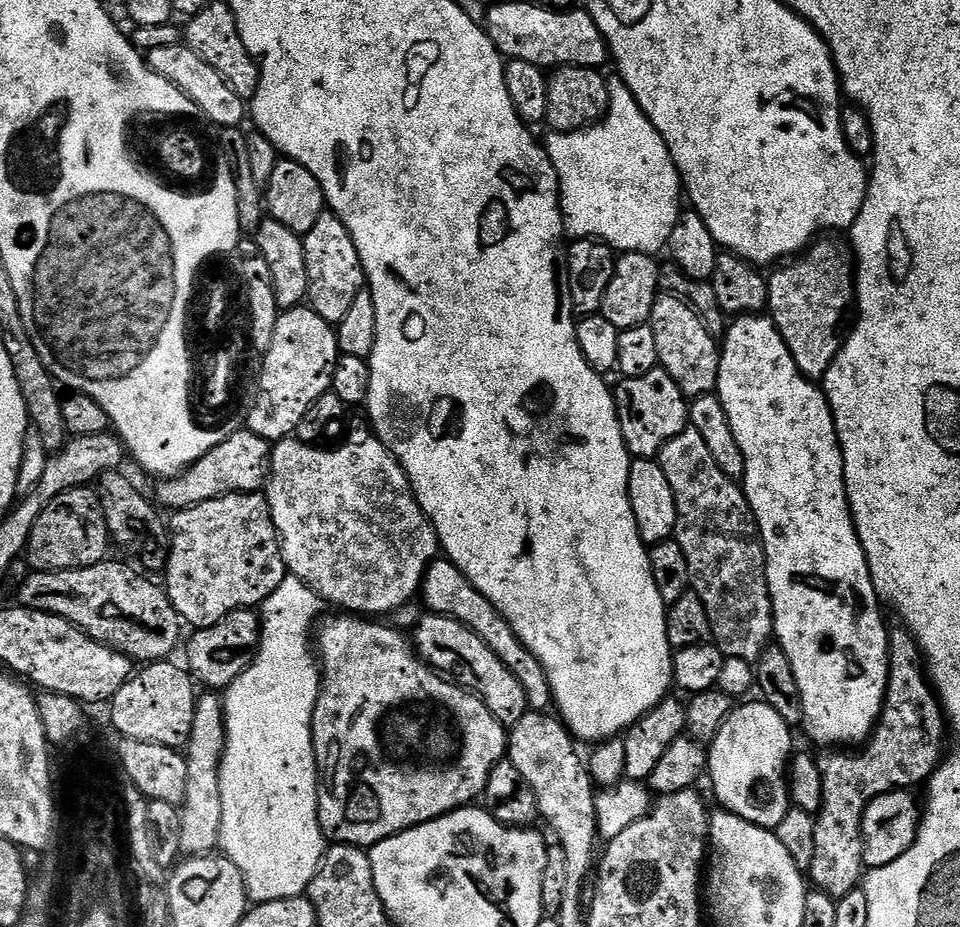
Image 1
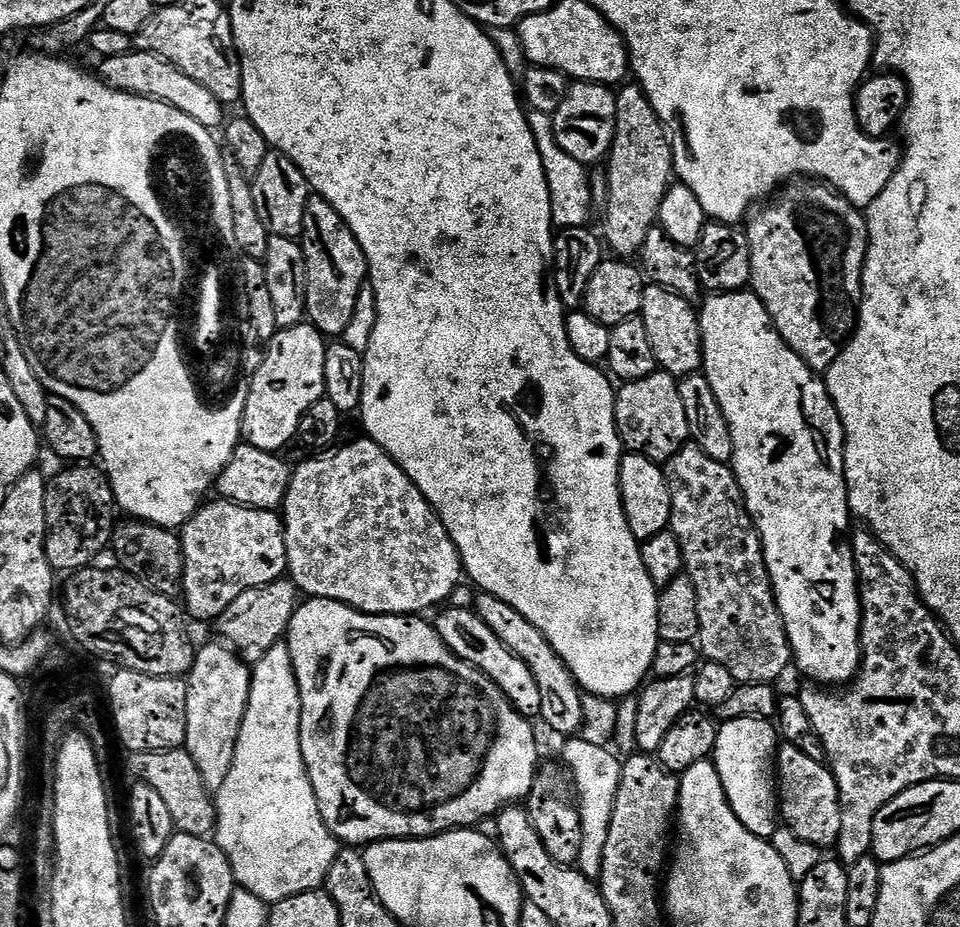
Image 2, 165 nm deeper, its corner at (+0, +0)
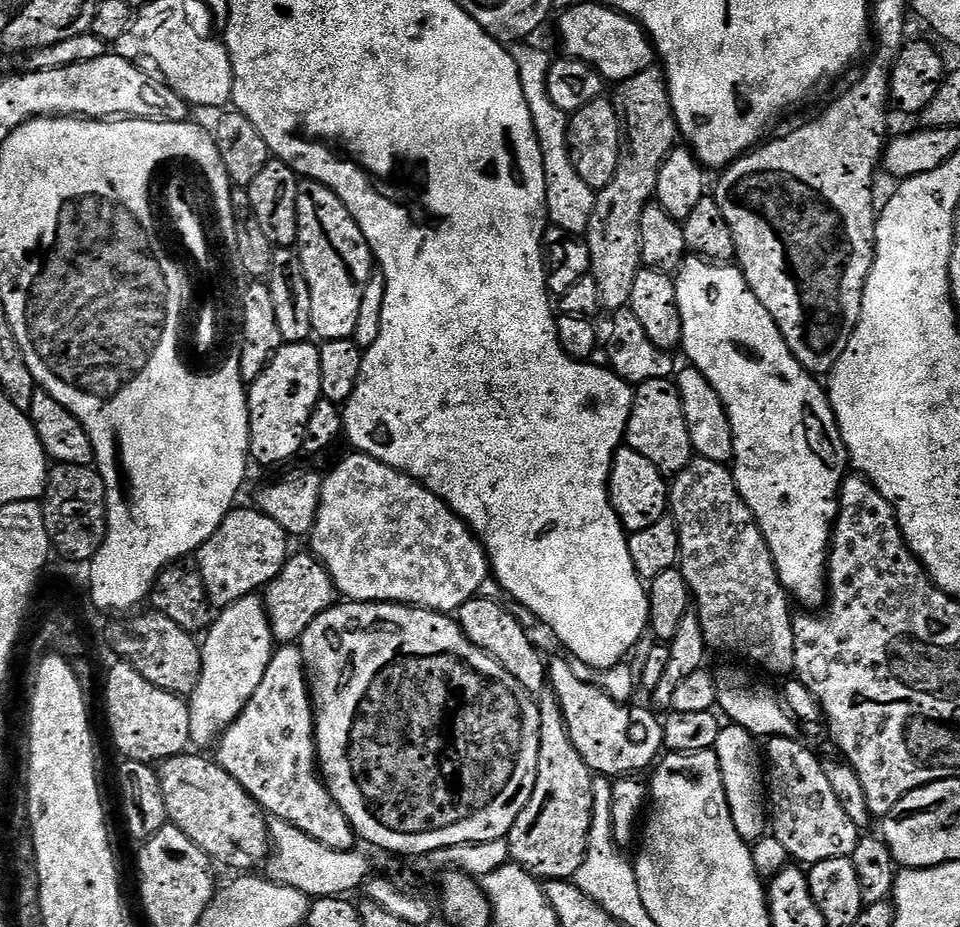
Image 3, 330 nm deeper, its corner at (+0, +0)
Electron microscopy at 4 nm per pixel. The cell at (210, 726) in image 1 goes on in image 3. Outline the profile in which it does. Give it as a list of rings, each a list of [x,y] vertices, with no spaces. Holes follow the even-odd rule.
[[[256,594],[244,596],[238,602],[227,605],[213,619],[213,623],[205,633],[201,643],[201,656],[203,658],[202,674],[199,676],[198,686],[188,697],[190,710],[190,741],[197,744],[197,749],[215,745],[224,735],[225,729],[236,720],[238,714],[246,706],[246,702],[253,697],[258,685],[262,682],[262,674],[266,674],[266,666],[270,666],[274,641],[272,627],[268,621],[268,612],[264,609],[263,599]]]

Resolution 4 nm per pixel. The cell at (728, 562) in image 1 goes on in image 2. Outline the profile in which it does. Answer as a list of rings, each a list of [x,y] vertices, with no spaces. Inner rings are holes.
[[[691,442],[684,445],[678,454],[674,454],[667,464],[663,465],[664,473],[670,486],[670,498],[672,499],[672,522],[670,531],[678,538],[678,546],[682,546],[682,558],[684,559],[684,572],[694,582],[694,590],[698,590],[698,622],[700,623],[700,635],[698,647],[705,661],[726,666],[730,674],[734,674],[737,685],[741,684],[772,684],[787,670],[788,664],[793,663],[792,647],[786,634],[786,626],[782,614],[776,605],[776,596],[772,592],[772,579],[768,573],[768,567],[764,561],[764,547],[760,541],[760,531],[752,520],[752,515],[744,505],[744,495],[736,481],[736,474],[729,465],[722,462],[714,462],[710,454],[706,454],[696,444]]]

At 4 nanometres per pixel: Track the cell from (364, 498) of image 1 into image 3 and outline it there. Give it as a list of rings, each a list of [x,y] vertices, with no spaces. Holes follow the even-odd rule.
[[[351,454],[329,476],[323,477],[324,485],[320,491],[320,505],[316,521],[310,533],[310,551],[317,560],[320,560],[326,566],[330,578],[336,583],[336,591],[345,601],[359,602],[362,604],[410,604],[420,610],[430,612],[442,612],[452,614],[459,610],[462,605],[473,599],[476,592],[484,584],[484,579],[490,576],[490,561],[483,544],[472,535],[471,528],[456,515],[453,508],[448,507],[442,498],[434,495],[429,488],[416,481],[413,476],[408,476],[405,472],[398,471],[397,468],[386,466],[378,462],[373,456],[363,454]]]

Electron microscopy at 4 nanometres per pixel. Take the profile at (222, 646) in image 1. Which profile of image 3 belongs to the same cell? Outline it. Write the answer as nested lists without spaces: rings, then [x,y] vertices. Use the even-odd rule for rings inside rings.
[[[304,550],[297,556],[296,553],[289,555],[284,569],[263,589],[262,599],[272,627],[273,641],[280,646],[292,646],[303,641],[306,629],[337,603],[338,593],[324,563],[311,551]]]

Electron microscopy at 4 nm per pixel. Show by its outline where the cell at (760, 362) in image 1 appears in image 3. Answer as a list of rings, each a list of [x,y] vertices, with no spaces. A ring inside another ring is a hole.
[[[689,255],[675,273],[674,279],[676,281],[678,310],[682,314],[682,352],[688,355],[687,363],[691,367],[697,368],[722,398],[734,434],[734,475],[738,490],[742,494],[746,506],[750,506],[750,510],[766,538],[766,546],[774,558],[774,566],[780,576],[780,584],[784,587],[784,591],[795,603],[797,600],[798,603],[805,604],[808,607],[805,609],[819,609],[829,595],[828,553],[832,543],[832,529],[836,522],[836,515],[840,513],[840,484],[844,481],[846,469],[850,464],[848,451],[842,442],[840,427],[835,414],[832,412],[832,401],[828,399],[827,391],[822,387],[822,384],[816,381],[819,379],[796,361],[790,346],[786,346],[774,318],[770,318],[770,310],[766,310],[766,306],[762,306],[762,302],[758,302],[758,298],[750,290],[750,286],[744,275],[741,274],[739,267],[728,262],[709,262],[701,257]]]

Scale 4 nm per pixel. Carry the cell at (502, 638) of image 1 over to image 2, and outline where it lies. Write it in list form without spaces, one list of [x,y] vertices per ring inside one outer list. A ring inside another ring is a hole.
[[[480,592],[478,598],[480,598],[478,611],[482,622],[486,622],[486,626],[490,626],[494,634],[498,634],[498,638],[507,648],[530,666],[538,682],[538,690],[542,690],[542,710],[539,719],[545,720],[560,738],[575,737],[583,726],[583,698],[582,689],[572,677],[572,671],[564,665],[564,660],[556,653],[554,646],[550,646],[542,630],[538,630],[538,626],[534,626],[530,618],[518,614],[518,610],[510,606],[510,602],[502,602],[502,598],[489,592]]]

